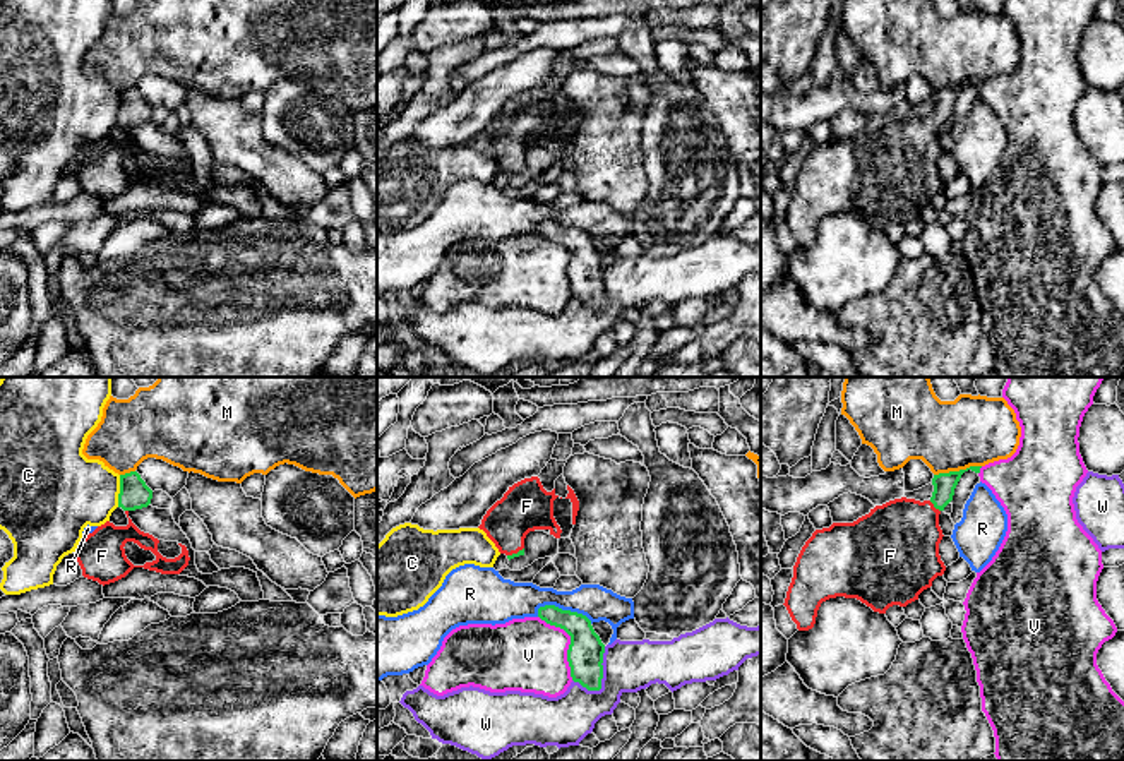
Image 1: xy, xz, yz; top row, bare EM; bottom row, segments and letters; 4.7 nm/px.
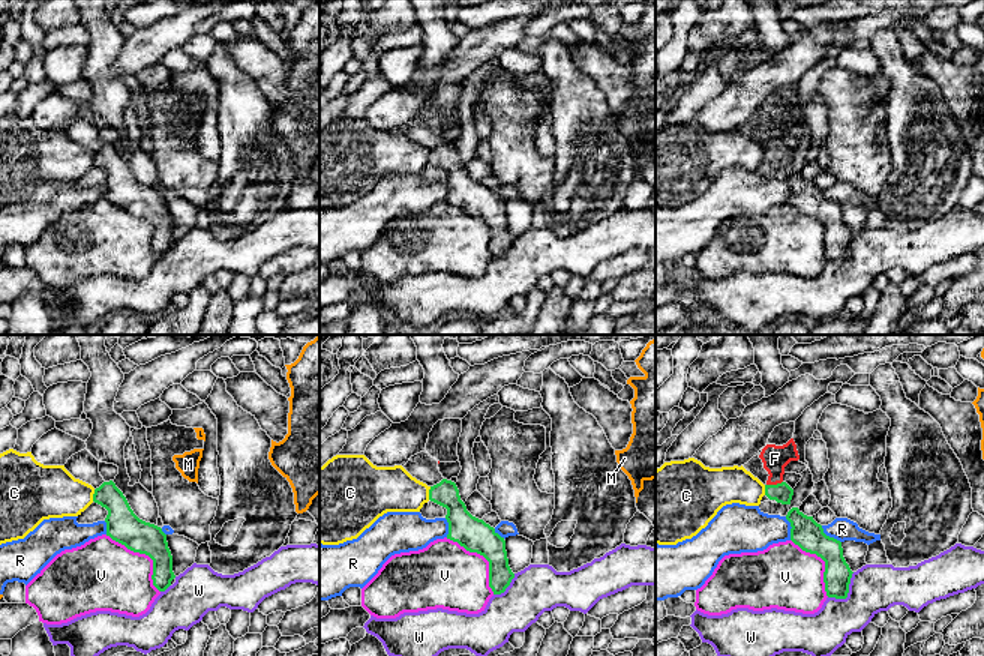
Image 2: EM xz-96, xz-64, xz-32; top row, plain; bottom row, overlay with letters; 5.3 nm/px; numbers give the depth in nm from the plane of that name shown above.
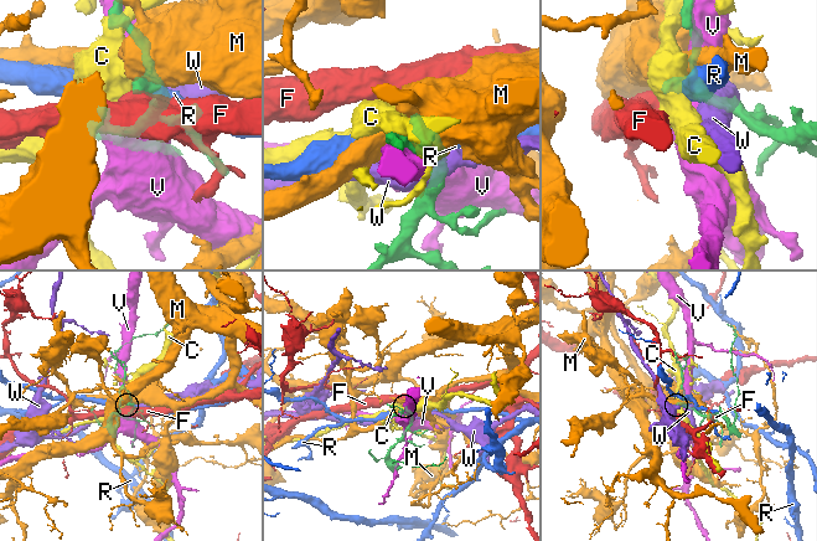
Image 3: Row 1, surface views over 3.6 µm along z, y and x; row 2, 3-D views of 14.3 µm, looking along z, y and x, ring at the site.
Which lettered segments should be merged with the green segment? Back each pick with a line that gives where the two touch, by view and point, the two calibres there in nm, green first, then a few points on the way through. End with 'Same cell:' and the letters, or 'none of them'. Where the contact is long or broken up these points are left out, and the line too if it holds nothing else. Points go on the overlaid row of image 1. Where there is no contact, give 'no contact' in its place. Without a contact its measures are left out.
F: meets green in yz at (934, 506); 110 nm thick on the green side, 400 nm on the other; runs through yz (944, 484), (943, 494), (934, 506), (896, 544)
Same cell: F

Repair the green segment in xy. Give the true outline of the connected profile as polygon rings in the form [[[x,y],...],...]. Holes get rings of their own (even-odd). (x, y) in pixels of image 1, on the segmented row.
[[[137,471],[120,475],[118,507],[135,511],[147,507],[152,499],[152,490],[146,485]]]

